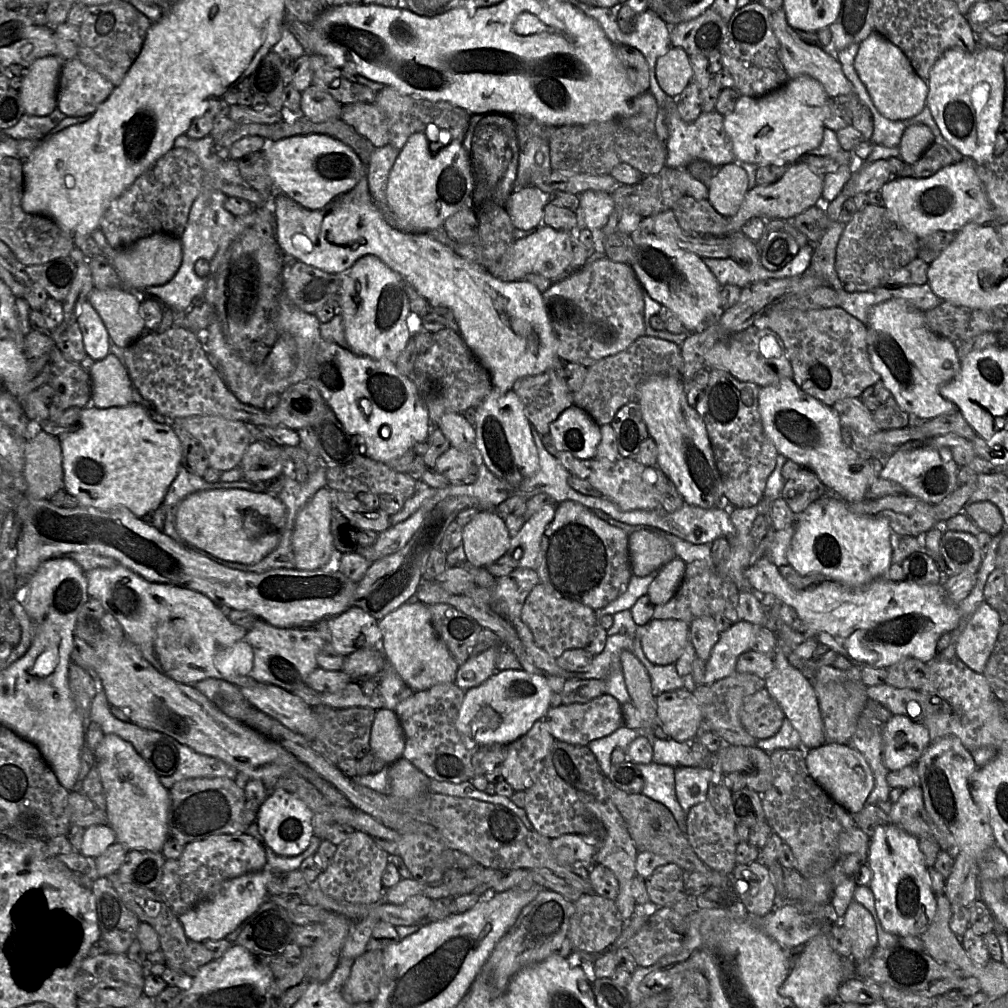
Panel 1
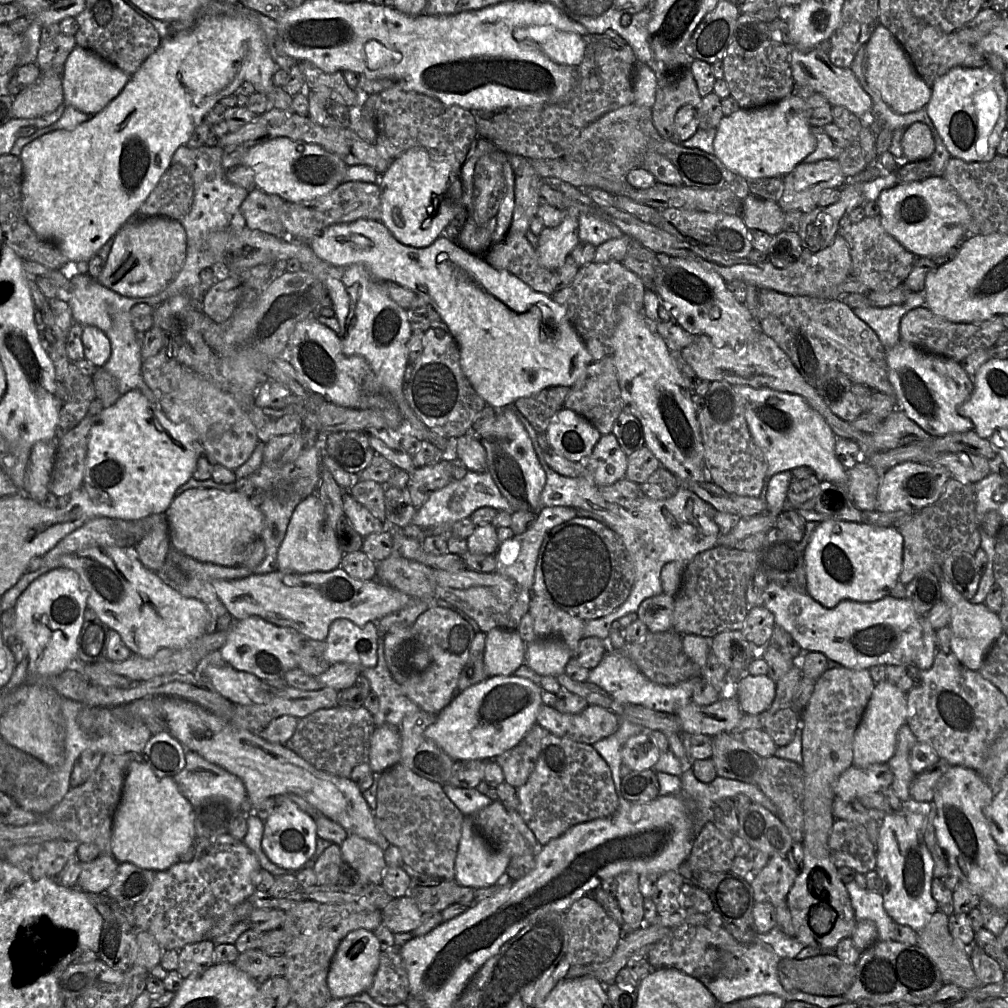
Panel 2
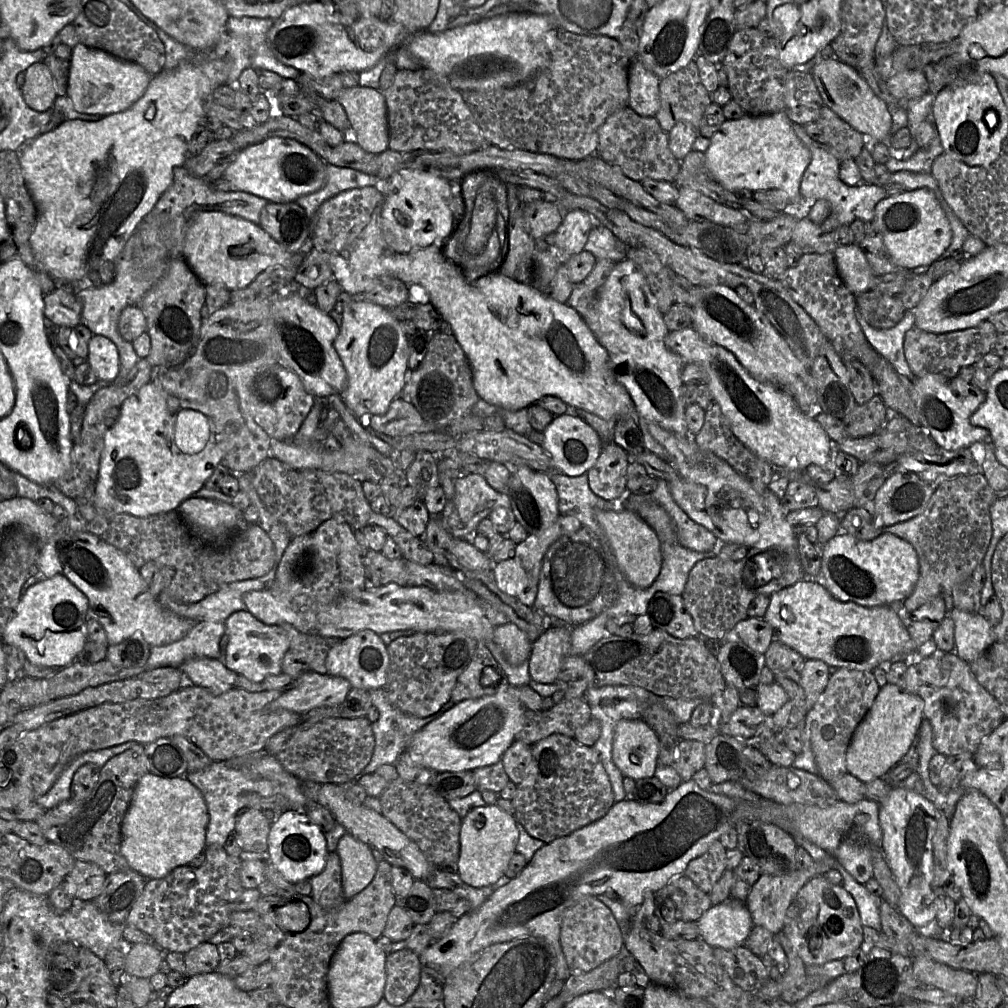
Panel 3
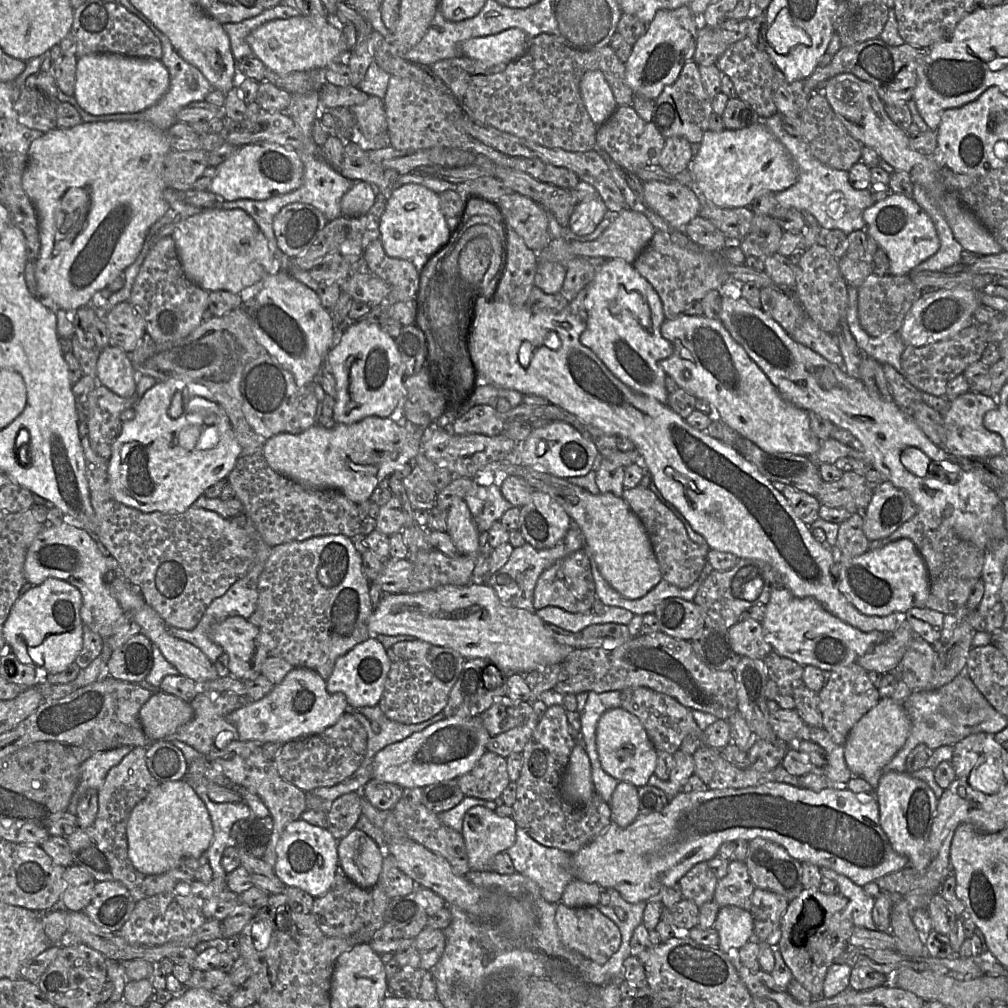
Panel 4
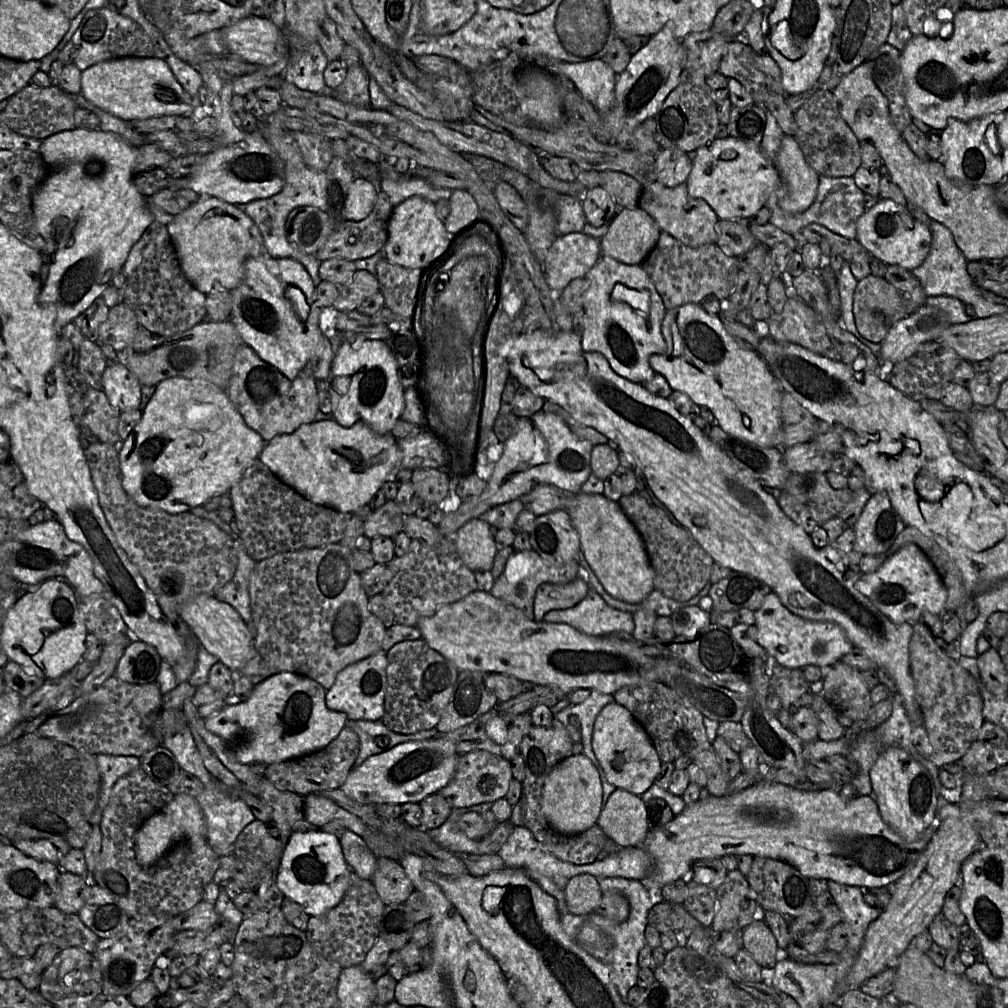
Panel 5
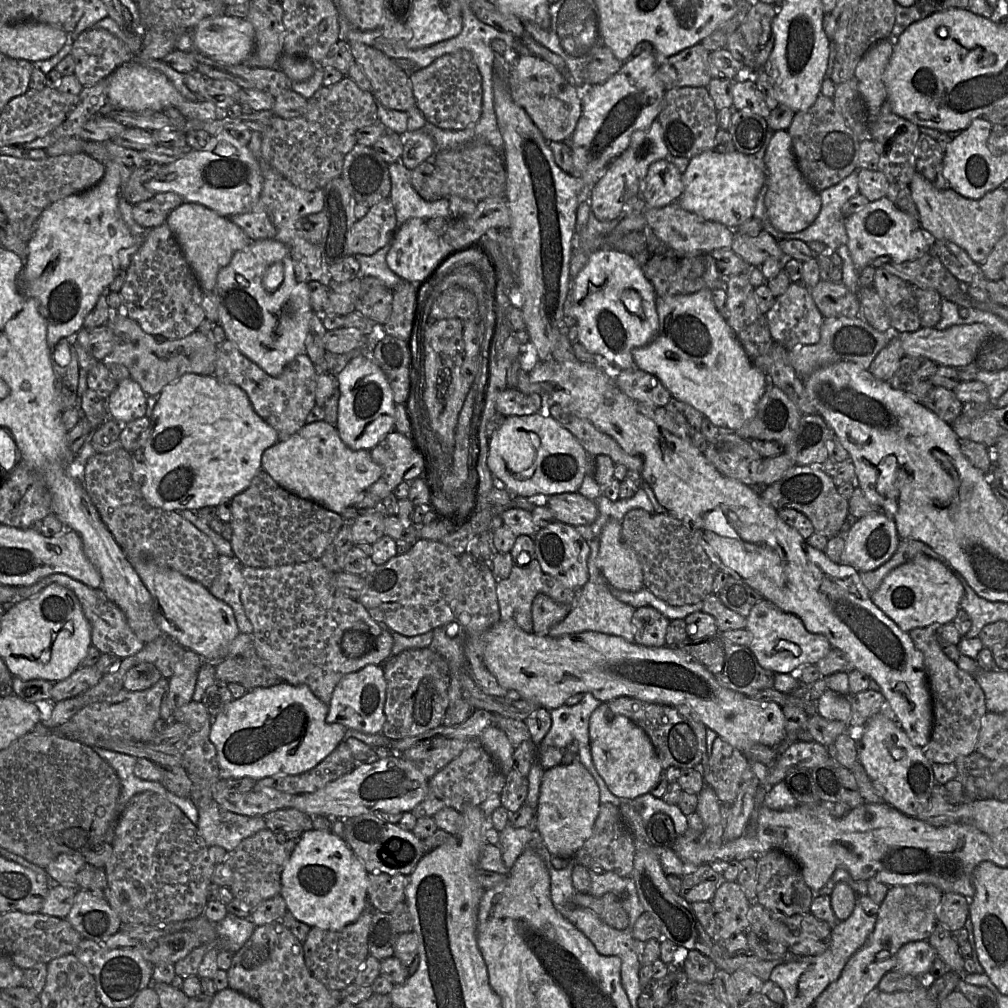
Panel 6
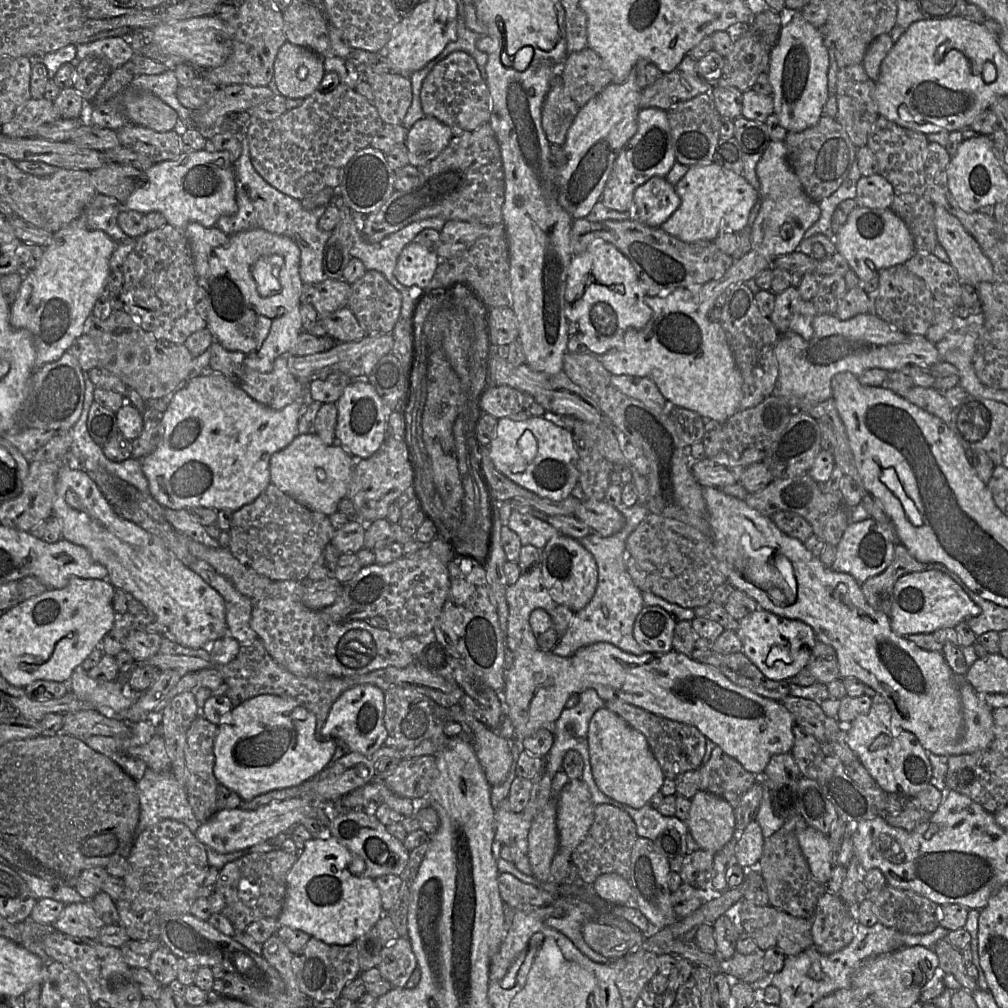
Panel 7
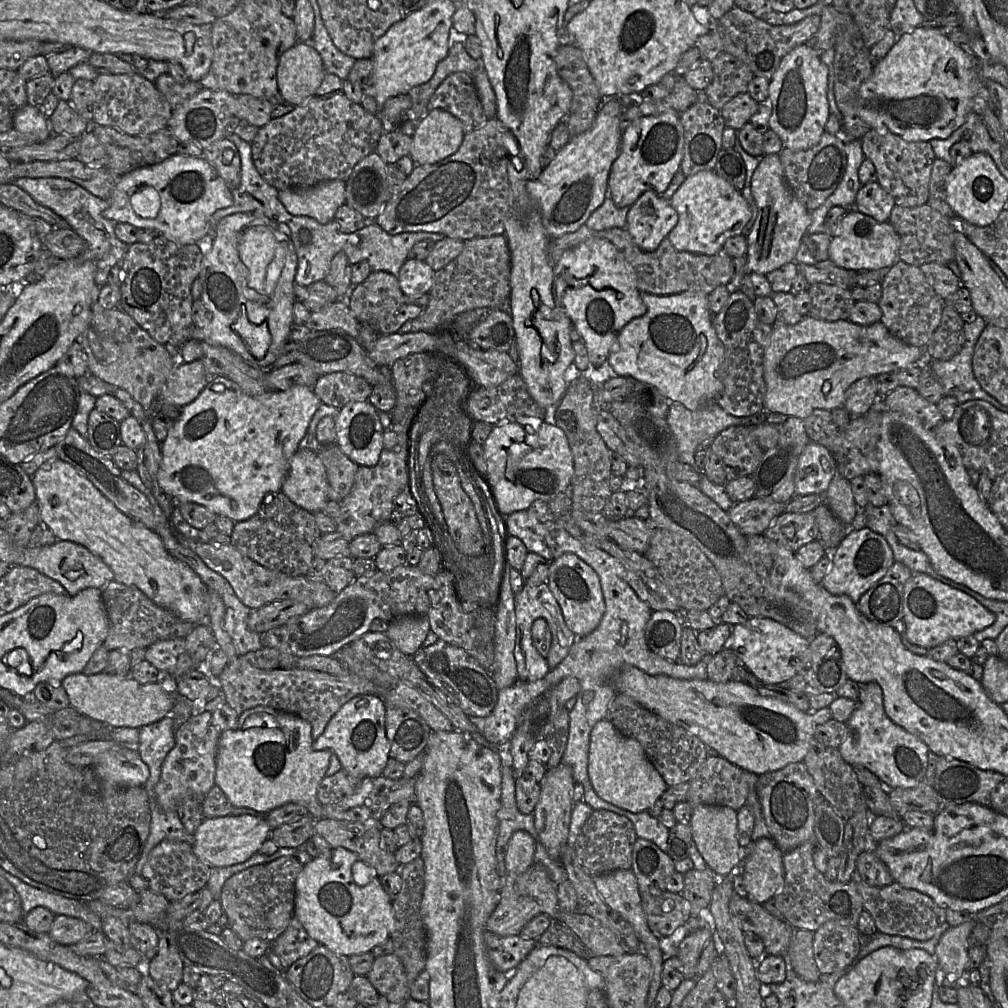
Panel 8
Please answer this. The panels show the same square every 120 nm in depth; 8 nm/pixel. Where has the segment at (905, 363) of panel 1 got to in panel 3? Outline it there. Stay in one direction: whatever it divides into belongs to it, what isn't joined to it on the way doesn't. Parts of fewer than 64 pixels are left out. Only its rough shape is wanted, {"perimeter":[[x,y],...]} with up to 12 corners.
{"perimeter":[[958,376],[915,377],[920,428],[958,451],[989,440],[970,423],[986,393]]}

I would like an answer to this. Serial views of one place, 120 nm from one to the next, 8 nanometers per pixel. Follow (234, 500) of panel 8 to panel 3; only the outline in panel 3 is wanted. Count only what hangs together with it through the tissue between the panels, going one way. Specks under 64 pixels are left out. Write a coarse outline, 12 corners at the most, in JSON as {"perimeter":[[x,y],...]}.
{"perimeter":[[159,378],[119,407],[95,505],[178,511],[223,452]]}

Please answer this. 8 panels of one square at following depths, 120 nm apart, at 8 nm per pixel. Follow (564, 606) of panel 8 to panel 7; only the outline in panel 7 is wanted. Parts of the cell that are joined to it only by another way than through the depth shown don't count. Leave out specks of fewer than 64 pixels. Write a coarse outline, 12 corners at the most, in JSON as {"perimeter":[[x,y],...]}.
{"perimeter":[[562,534],[541,550],[545,587],[577,612],[593,598],[598,567]]}

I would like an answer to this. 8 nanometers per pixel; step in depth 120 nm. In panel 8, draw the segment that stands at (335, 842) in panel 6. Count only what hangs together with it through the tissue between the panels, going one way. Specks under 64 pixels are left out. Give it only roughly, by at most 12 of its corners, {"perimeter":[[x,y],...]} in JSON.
{"perimeter":[[329,847],[303,866],[293,915],[347,957],[391,938],[392,900],[358,854]]}

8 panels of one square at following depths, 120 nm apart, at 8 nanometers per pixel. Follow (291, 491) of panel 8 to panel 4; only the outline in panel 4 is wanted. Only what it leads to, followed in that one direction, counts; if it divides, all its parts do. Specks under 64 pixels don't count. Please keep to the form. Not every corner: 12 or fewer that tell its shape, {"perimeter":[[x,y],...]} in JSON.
{"perimeter":[[401,417],[267,439],[278,473],[359,505],[420,451]]}

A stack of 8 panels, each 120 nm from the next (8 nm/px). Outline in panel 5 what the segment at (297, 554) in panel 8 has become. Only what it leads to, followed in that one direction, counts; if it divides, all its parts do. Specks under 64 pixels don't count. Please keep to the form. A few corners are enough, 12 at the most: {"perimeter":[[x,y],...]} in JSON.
{"perimeter":[[259,458],[229,493],[256,562],[339,543],[353,515]]}

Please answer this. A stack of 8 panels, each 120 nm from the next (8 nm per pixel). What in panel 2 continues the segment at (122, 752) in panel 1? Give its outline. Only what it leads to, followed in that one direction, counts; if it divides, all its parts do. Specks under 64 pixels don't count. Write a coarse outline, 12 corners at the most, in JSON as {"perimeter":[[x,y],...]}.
{"perimeter":[[131,761],[113,818],[119,863],[167,870],[194,847],[174,777]]}

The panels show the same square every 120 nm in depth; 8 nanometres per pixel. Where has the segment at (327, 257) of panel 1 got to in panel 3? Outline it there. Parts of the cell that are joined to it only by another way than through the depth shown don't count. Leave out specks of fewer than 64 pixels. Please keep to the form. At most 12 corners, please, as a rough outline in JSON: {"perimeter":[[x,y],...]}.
{"perimeter":[[377,206],[330,254],[342,292],[421,285],[478,397],[638,420],[573,307],[440,245],[392,251]]}

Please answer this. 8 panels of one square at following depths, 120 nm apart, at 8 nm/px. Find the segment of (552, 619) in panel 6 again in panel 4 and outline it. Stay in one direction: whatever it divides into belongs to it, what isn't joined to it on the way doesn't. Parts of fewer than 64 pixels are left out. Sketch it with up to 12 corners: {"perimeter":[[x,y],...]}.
{"perimeter":[[580,549],[539,577],[534,609],[591,610],[589,553]]}

